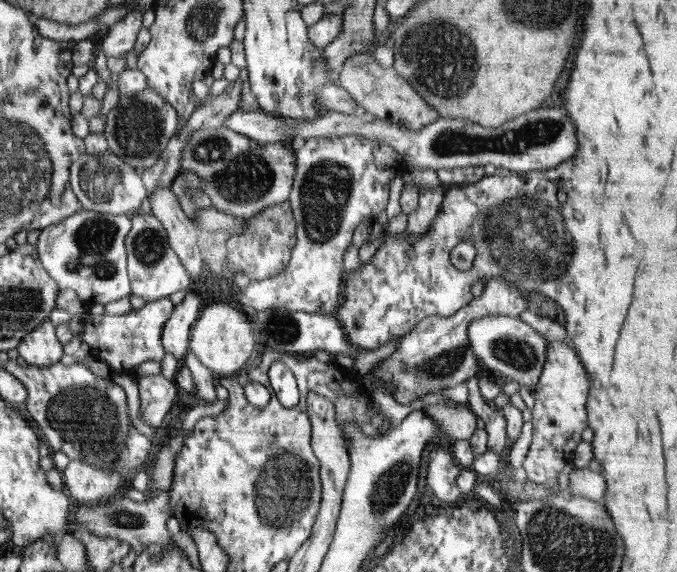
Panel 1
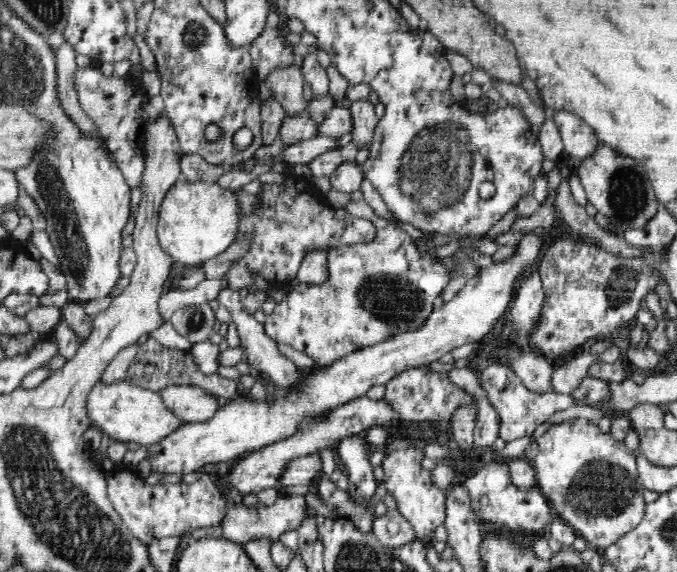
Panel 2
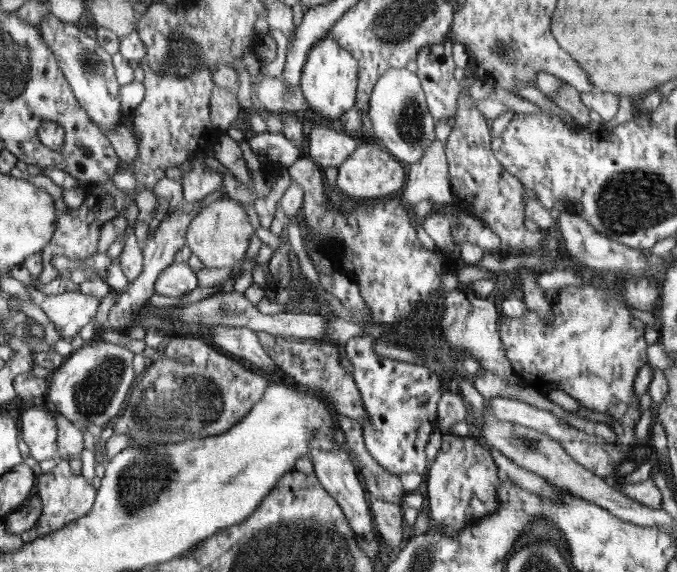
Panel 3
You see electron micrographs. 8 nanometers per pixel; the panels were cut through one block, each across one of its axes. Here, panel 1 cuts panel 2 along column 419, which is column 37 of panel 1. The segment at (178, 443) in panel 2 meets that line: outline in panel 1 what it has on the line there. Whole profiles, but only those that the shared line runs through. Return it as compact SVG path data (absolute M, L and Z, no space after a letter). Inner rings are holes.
M46 318L36 330L27 334L17 347L21 356L28 365L48 367L56 365L62 358L62 344L56 338L55 327Z

